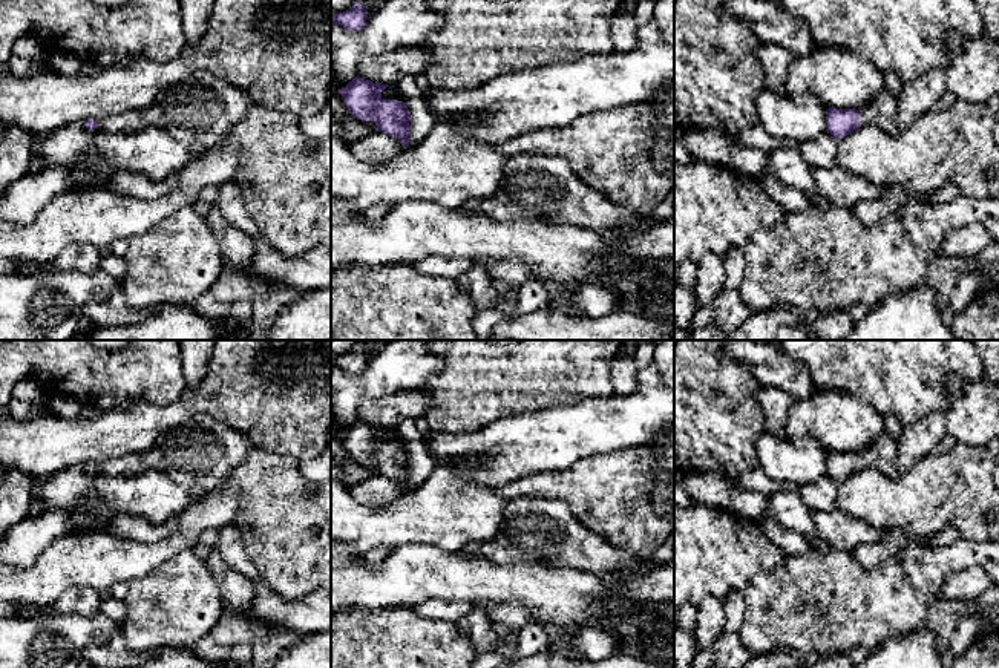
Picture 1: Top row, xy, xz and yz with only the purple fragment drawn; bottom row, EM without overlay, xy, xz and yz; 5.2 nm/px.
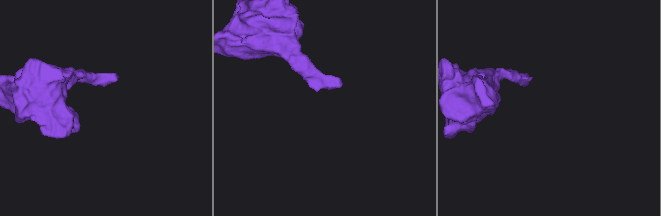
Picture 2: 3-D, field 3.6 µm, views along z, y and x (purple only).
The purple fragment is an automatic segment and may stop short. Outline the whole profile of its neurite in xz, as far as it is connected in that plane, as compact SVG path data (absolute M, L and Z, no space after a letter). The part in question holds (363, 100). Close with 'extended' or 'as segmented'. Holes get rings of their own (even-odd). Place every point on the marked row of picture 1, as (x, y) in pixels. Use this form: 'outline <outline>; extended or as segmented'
outline M357 75L339 92L351 115L362 121L374 121L377 132L397 138L406 149L411 135L409 110L406 103L383 100L382 92L386 87L395 86L372 83Z; as segmented

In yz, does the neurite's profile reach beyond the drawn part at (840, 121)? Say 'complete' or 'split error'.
split error

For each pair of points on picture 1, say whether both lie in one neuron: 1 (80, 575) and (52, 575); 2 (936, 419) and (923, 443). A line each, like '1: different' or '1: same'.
1: same
2: same

